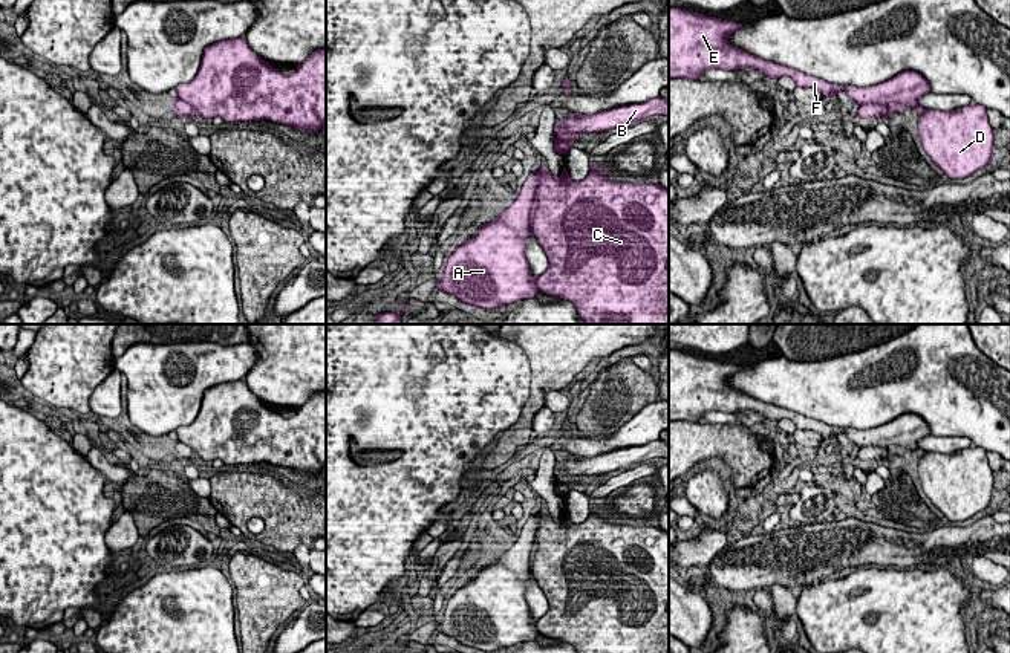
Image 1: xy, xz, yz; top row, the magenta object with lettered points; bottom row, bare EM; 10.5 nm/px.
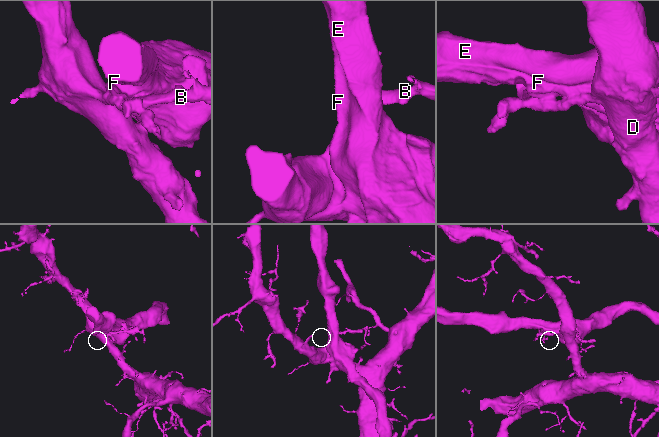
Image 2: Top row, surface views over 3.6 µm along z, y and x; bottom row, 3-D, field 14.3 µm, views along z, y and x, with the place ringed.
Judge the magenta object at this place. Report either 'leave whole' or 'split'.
leave whole

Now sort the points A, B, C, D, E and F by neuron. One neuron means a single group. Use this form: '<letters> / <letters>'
A B C D E F

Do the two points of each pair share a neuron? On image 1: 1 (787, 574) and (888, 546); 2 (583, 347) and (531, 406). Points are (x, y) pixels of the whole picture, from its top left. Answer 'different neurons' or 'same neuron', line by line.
1: same neuron
2: same neuron

